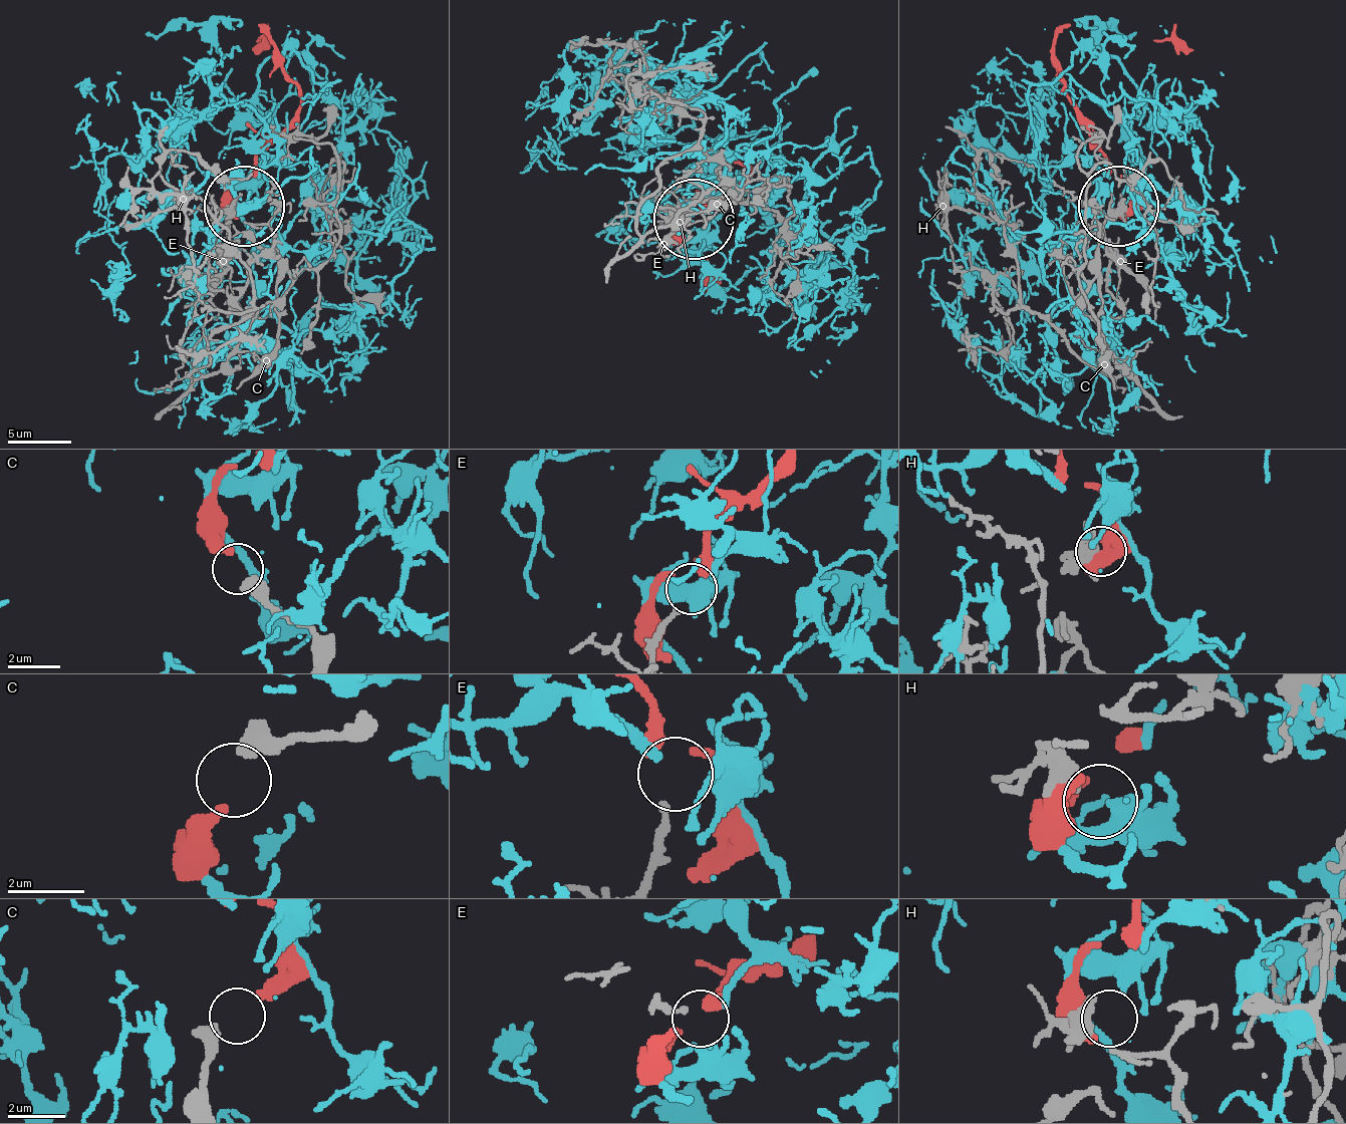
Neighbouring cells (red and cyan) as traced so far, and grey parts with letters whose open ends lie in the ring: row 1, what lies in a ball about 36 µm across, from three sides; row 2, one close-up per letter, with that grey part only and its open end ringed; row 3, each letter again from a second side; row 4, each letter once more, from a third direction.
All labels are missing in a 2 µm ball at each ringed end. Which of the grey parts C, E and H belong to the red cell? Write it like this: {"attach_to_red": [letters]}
{"attach_to_red": ["C"]}

